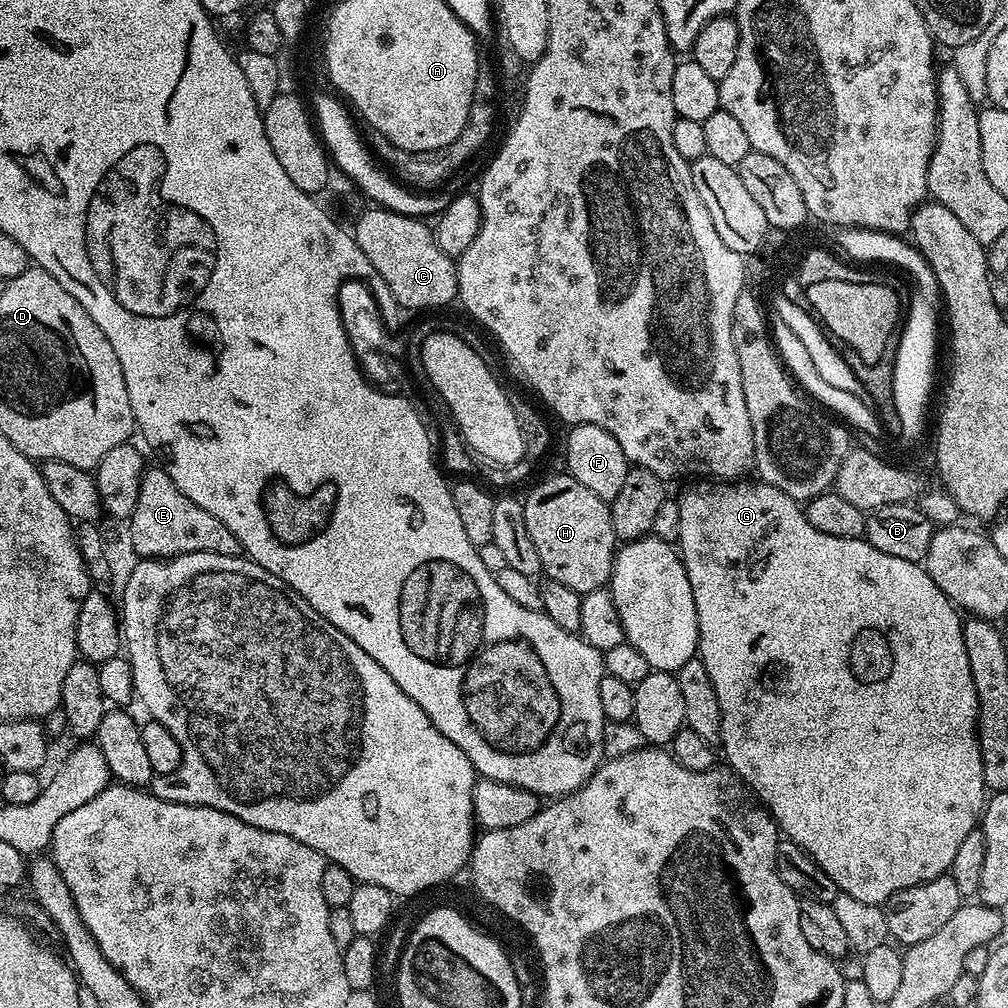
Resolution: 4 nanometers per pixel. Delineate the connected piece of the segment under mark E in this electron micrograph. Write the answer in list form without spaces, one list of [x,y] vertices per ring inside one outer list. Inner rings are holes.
[[[160,466],[145,467],[138,502],[130,517],[131,524],[132,548],[140,558],[169,561],[174,556],[191,552],[213,552],[223,556],[239,556],[242,552],[238,538],[226,530],[224,523],[214,518],[214,514],[202,510],[198,502],[190,502]]]

